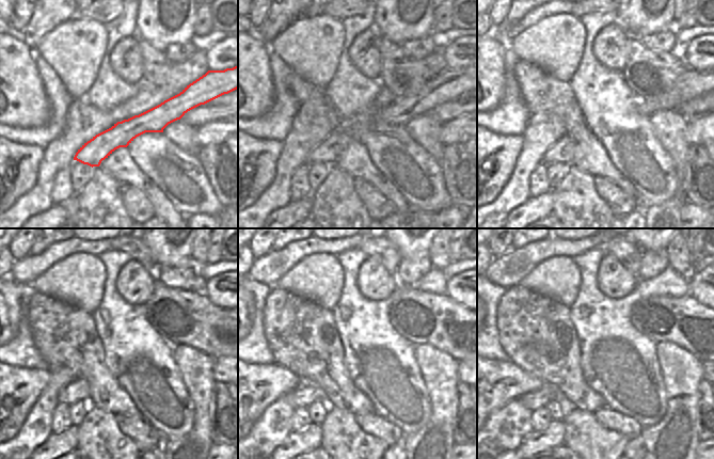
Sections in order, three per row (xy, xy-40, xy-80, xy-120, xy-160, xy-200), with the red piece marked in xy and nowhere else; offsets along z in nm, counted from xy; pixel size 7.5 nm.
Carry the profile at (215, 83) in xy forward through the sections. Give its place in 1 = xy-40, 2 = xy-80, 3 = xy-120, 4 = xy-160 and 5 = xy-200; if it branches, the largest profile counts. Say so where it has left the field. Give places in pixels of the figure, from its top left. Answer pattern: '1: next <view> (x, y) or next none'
1: next xy-40 (449, 84)
2: next xy-80 (692, 83)
3: next xy-120 (78, 390)
4: next xy-160 (305, 394)
5: next xy-200 (536, 399)

